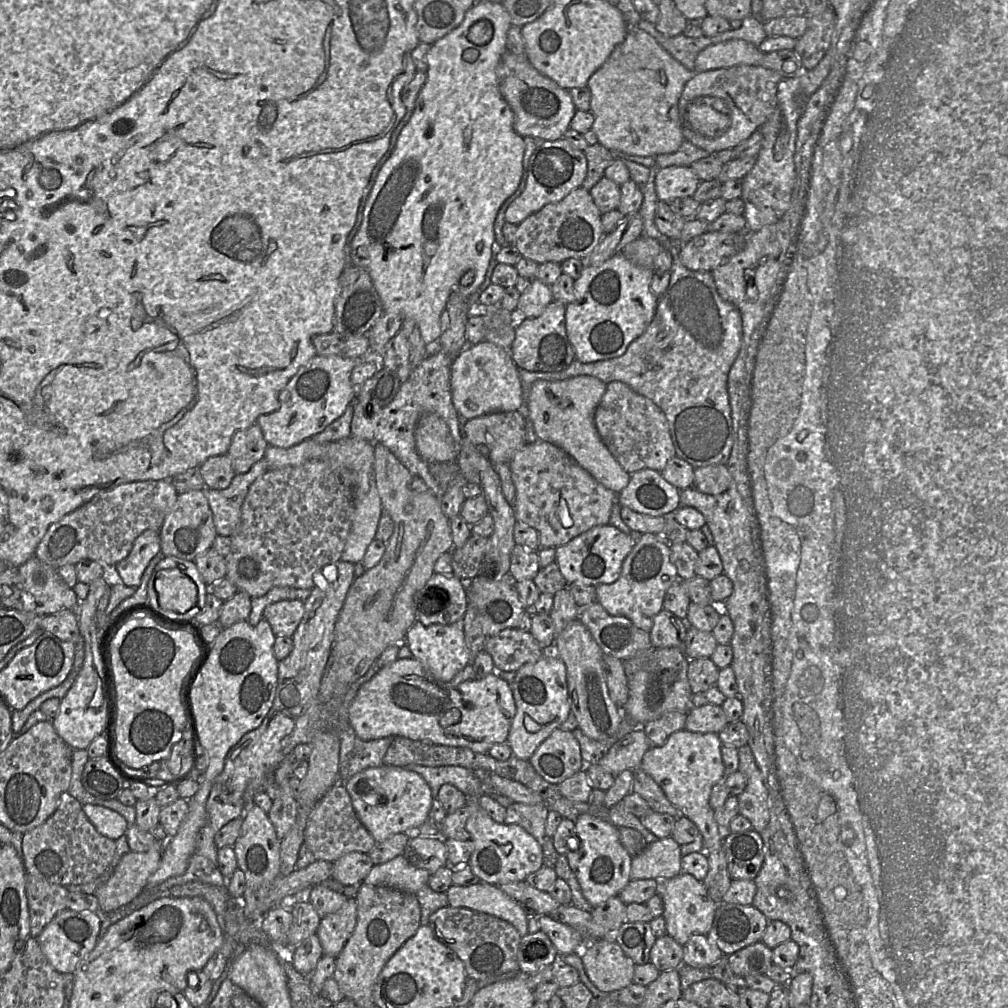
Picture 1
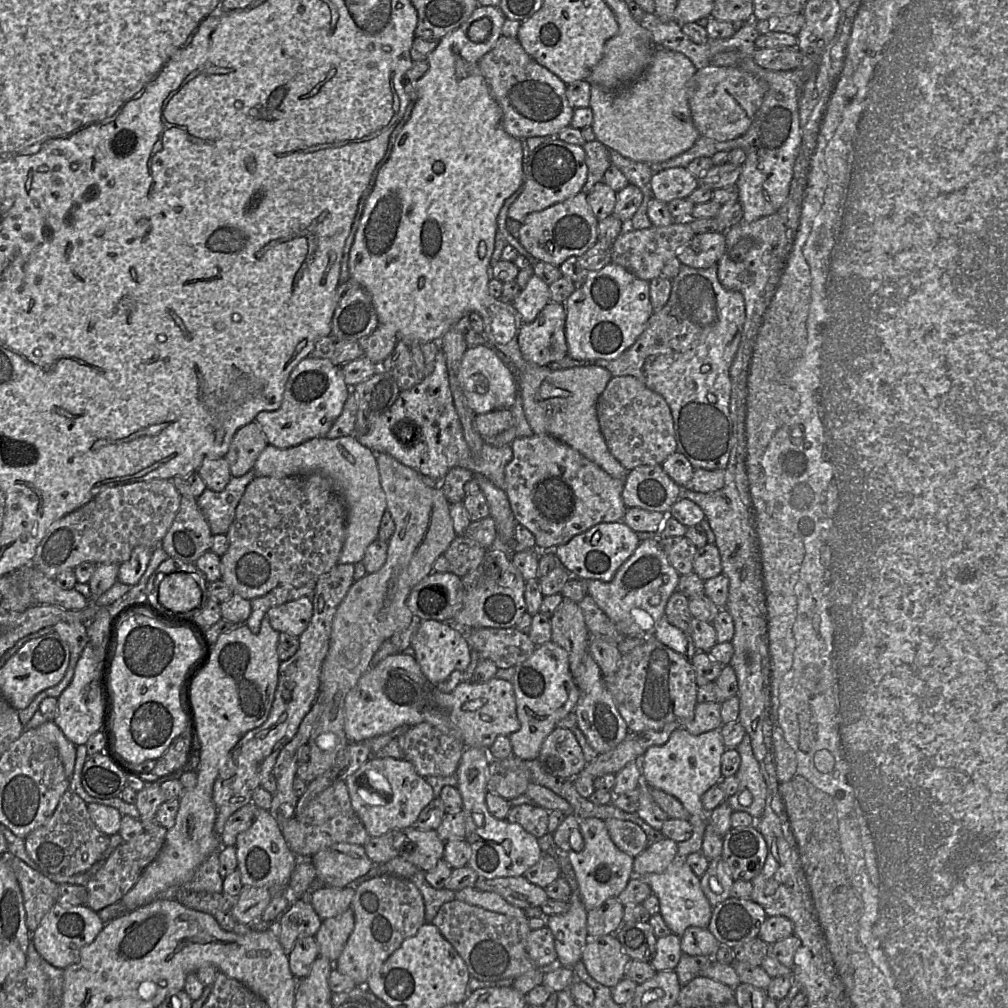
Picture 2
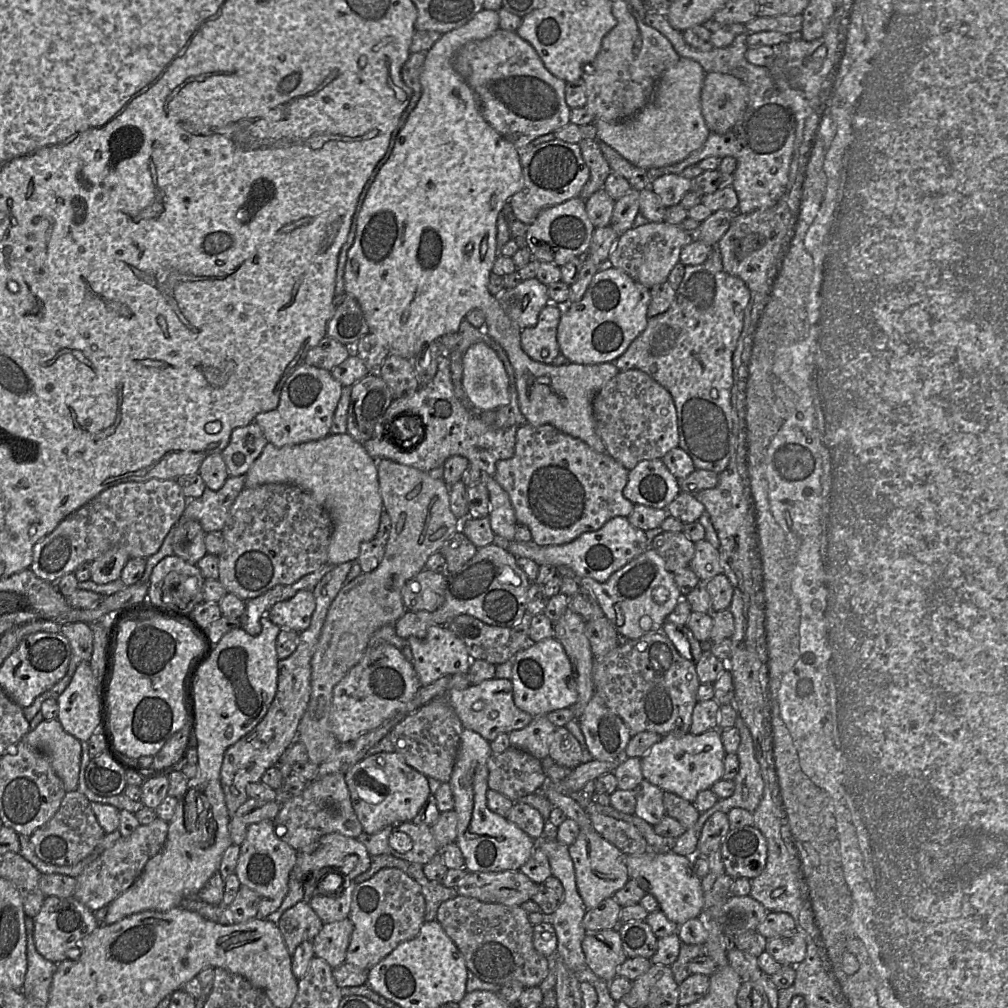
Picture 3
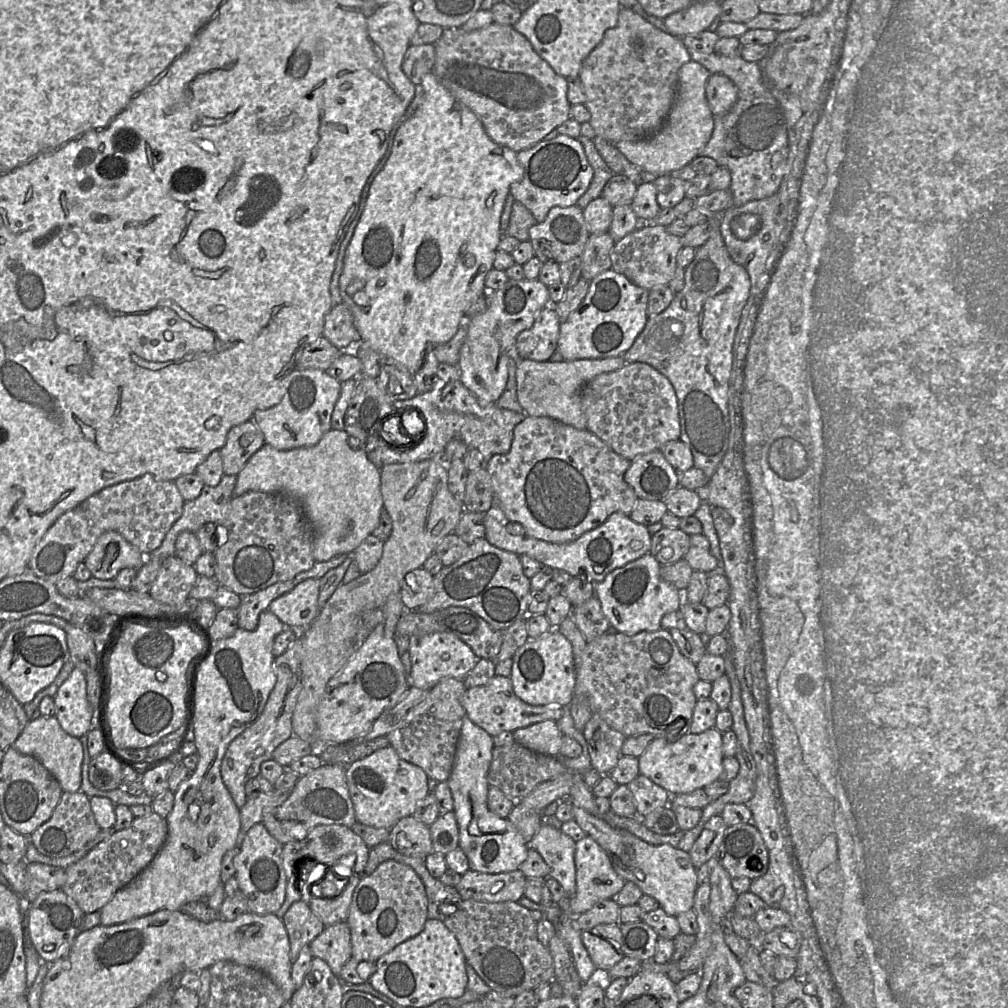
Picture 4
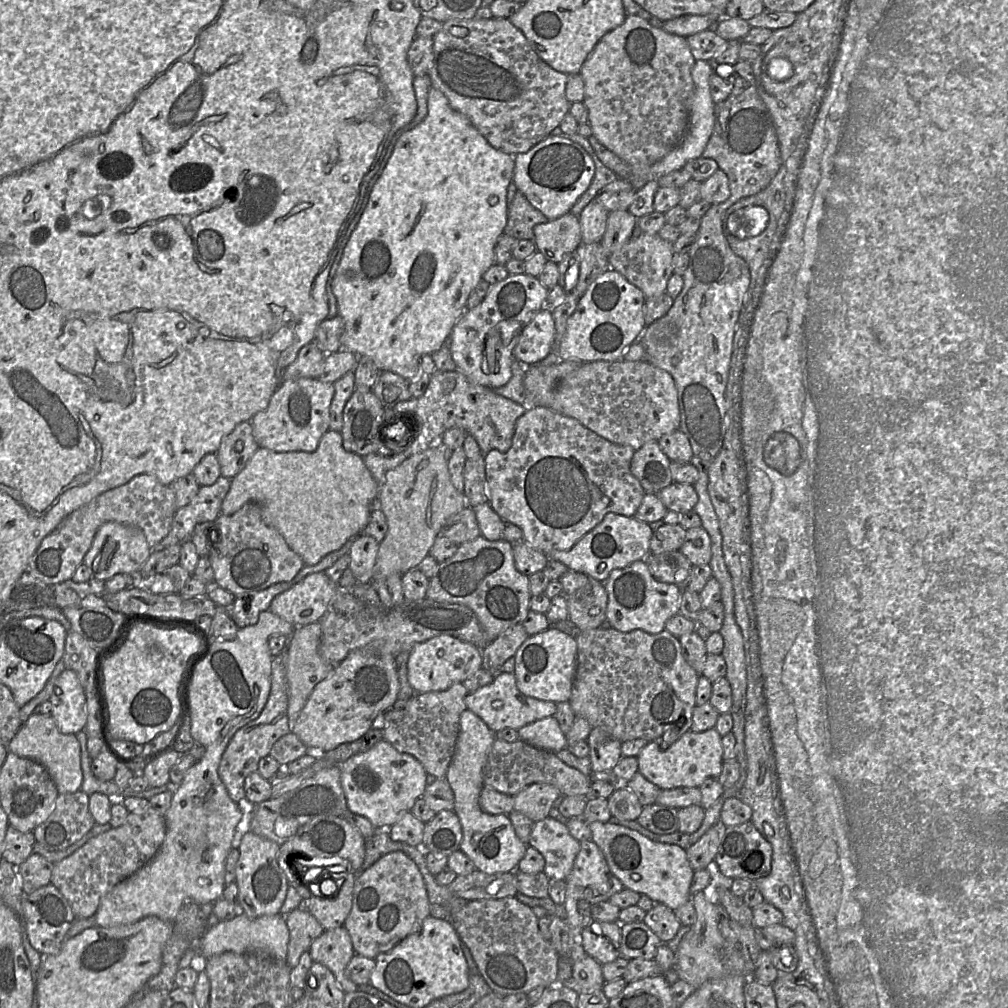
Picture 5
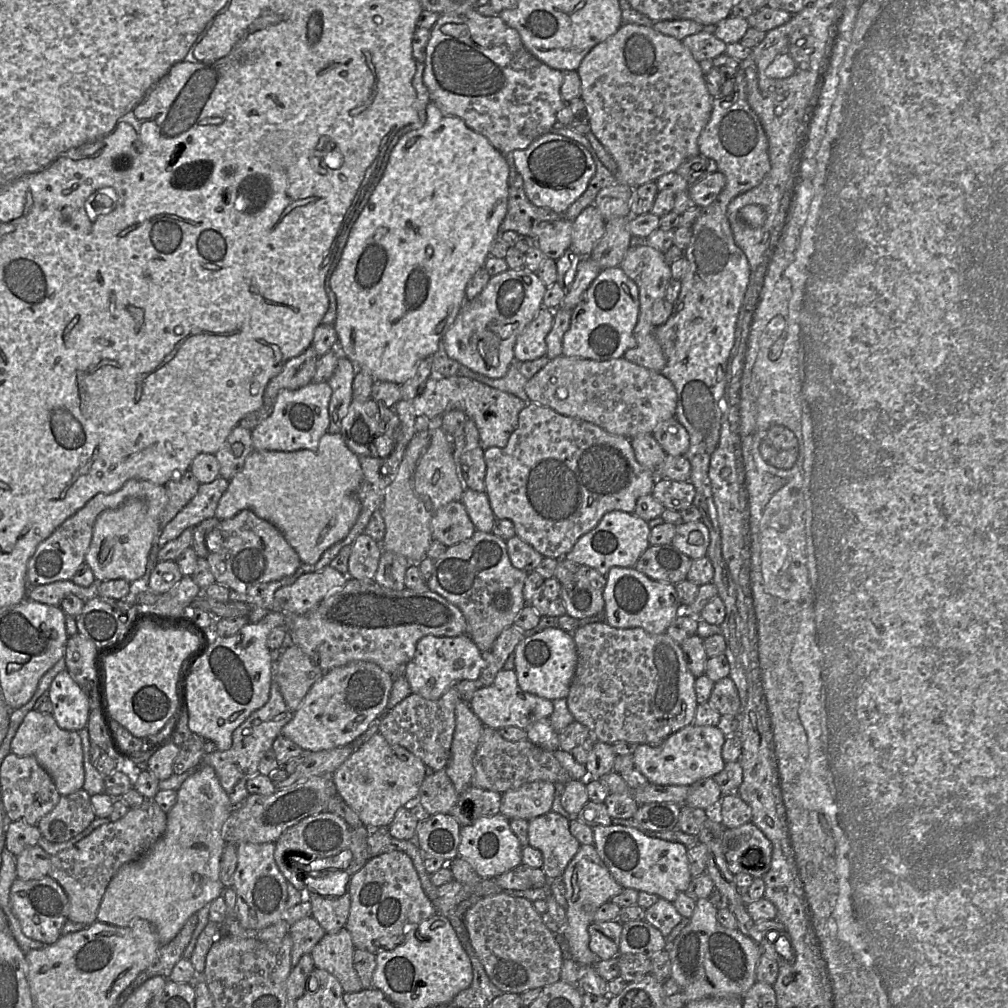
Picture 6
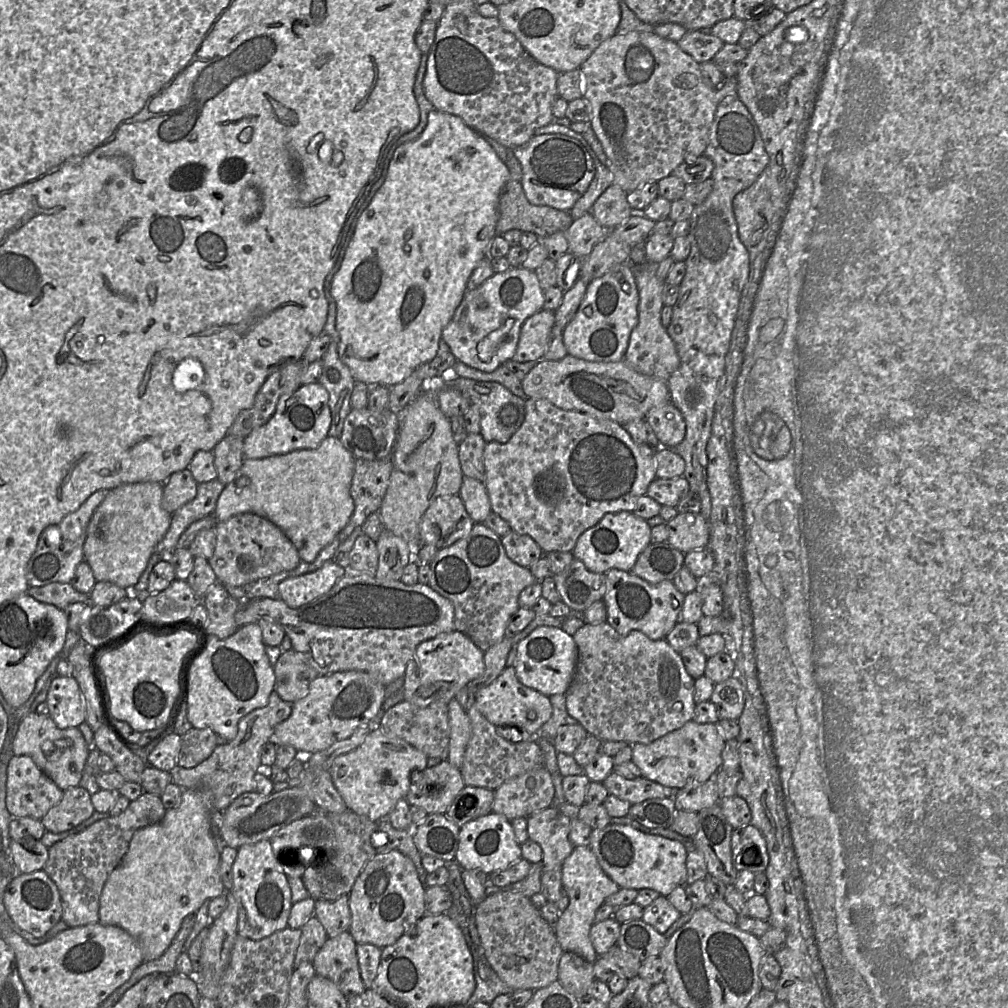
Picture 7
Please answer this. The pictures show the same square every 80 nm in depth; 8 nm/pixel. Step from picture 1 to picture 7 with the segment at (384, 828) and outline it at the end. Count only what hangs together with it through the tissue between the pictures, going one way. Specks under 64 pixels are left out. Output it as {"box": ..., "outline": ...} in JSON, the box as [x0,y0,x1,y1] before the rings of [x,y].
{"box":[328,727,428,822],"outline":[[[372,727],[364,742],[355,750],[335,758],[328,770],[332,782],[344,800],[347,809],[374,822],[388,818],[398,800],[405,798],[410,787],[410,775],[414,770],[428,767],[428,757],[406,741],[392,734],[387,734],[380,727]]]}

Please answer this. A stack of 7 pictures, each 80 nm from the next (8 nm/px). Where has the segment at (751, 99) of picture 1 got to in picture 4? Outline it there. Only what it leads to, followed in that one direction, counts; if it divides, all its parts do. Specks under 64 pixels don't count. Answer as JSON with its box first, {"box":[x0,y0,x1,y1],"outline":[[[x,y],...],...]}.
{"box":[705,73,738,116],"outline":[[[719,73],[709,76],[705,93],[713,116],[729,112],[738,99],[736,85],[729,77]]]}

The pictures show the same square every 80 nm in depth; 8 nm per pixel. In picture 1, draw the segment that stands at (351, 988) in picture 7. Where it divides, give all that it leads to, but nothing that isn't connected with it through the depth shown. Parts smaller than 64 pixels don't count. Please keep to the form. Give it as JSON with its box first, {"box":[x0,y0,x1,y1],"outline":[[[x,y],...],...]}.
{"box":[317,897,357,957],"outline":[[[348,897],[343,906],[335,913],[323,917],[317,935],[324,955],[337,957],[353,934],[357,924],[357,901]]]}

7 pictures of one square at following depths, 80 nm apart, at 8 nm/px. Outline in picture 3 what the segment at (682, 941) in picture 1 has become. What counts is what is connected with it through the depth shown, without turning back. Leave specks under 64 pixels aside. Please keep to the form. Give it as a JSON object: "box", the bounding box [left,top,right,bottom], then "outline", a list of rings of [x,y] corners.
{"box":[626,850,704,925],"outline":[[[648,850],[640,855],[626,855],[628,875],[648,894],[652,894],[660,904],[660,910],[667,918],[682,925],[692,918],[704,915],[704,897],[701,879],[692,868],[692,857],[674,853]]]}

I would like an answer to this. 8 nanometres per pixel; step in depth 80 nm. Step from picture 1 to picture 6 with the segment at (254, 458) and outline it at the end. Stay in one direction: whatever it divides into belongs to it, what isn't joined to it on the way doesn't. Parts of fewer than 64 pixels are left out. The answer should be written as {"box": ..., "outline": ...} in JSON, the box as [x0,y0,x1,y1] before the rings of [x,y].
{"box":[214,425,253,481],"outline":[[[236,425],[214,453],[219,463],[219,476],[230,481],[241,471],[253,450],[251,431]]]}

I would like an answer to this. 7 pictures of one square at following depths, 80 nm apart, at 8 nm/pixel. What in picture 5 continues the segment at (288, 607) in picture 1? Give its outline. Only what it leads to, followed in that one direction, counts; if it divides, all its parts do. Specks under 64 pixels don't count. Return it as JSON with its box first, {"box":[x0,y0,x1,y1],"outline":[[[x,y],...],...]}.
{"box":[269,572,338,627],"outline":[[[324,572],[312,573],[274,597],[269,610],[295,627],[305,626],[322,618],[338,591],[338,584],[332,582]]]}

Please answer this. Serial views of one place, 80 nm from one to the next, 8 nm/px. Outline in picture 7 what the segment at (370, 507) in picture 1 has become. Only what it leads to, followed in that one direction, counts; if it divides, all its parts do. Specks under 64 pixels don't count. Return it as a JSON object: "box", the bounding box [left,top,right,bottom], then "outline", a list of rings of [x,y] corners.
{"box":[214,436,354,563],"outline":[[[331,436],[325,437],[315,449],[299,449],[261,459],[244,459],[233,481],[220,494],[214,517],[218,522],[243,513],[264,517],[283,531],[295,546],[301,561],[311,563],[341,532],[353,514],[354,501],[350,487],[354,468],[354,456],[344,447],[340,438]]]}

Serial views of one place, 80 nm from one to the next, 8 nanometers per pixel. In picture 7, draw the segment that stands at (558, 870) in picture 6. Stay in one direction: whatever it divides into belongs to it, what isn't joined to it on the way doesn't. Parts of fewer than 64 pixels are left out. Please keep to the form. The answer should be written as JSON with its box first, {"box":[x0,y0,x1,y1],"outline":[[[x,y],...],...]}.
{"box":[527,806,575,870],"outline":[[[551,806],[530,815],[527,821],[529,839],[539,844],[543,851],[543,870],[562,867],[575,848],[569,839],[571,817]]]}

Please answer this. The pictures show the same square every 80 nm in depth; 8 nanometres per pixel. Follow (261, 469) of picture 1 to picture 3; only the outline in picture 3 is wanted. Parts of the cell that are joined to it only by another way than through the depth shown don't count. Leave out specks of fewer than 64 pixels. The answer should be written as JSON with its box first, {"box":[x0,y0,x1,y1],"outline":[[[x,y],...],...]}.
{"box":[178,475,245,533],"outline":[[[245,475],[229,476],[218,491],[206,486],[202,496],[188,500],[178,522],[197,521],[205,533],[222,531],[233,503],[245,488],[245,479]]]}

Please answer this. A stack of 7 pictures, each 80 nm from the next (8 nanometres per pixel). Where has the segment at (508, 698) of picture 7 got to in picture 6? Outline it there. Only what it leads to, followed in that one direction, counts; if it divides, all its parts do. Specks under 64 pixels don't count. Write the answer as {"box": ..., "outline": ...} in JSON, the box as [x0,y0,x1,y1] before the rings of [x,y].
{"box":[468,669,554,730],"outline":[[[504,669],[497,673],[490,686],[484,686],[477,690],[468,704],[484,726],[496,730],[507,726],[525,730],[533,723],[550,717],[554,711],[551,700],[523,691],[518,684],[515,670]]]}

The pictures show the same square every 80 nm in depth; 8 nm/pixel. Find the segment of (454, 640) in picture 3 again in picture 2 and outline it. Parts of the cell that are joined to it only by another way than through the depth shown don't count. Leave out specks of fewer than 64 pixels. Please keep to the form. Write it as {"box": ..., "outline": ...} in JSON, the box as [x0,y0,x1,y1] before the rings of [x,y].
{"box":[410,620,470,684],"outline":[[[426,620],[417,622],[417,628],[410,642],[414,650],[414,658],[425,677],[433,684],[445,680],[453,671],[464,671],[468,667],[470,646],[465,638],[465,632],[451,623]]]}

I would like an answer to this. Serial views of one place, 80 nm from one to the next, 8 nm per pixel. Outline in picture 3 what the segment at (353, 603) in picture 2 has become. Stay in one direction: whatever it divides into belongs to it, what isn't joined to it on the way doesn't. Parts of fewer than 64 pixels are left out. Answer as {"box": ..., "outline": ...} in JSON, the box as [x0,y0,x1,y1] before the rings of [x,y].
{"box":[297,459,461,765],"outline":[[[389,459],[377,461],[378,482],[384,510],[391,520],[391,531],[385,544],[384,557],[372,572],[363,573],[341,588],[331,603],[311,659],[311,694],[307,709],[297,729],[297,738],[308,752],[309,760],[320,765],[339,744],[330,728],[330,712],[334,687],[358,664],[369,649],[371,636],[380,627],[394,625],[407,611],[402,600],[405,583],[425,569],[428,558],[440,551],[444,542],[460,530],[461,520],[450,509],[449,487],[443,479],[434,479],[428,472],[399,464]]]}

